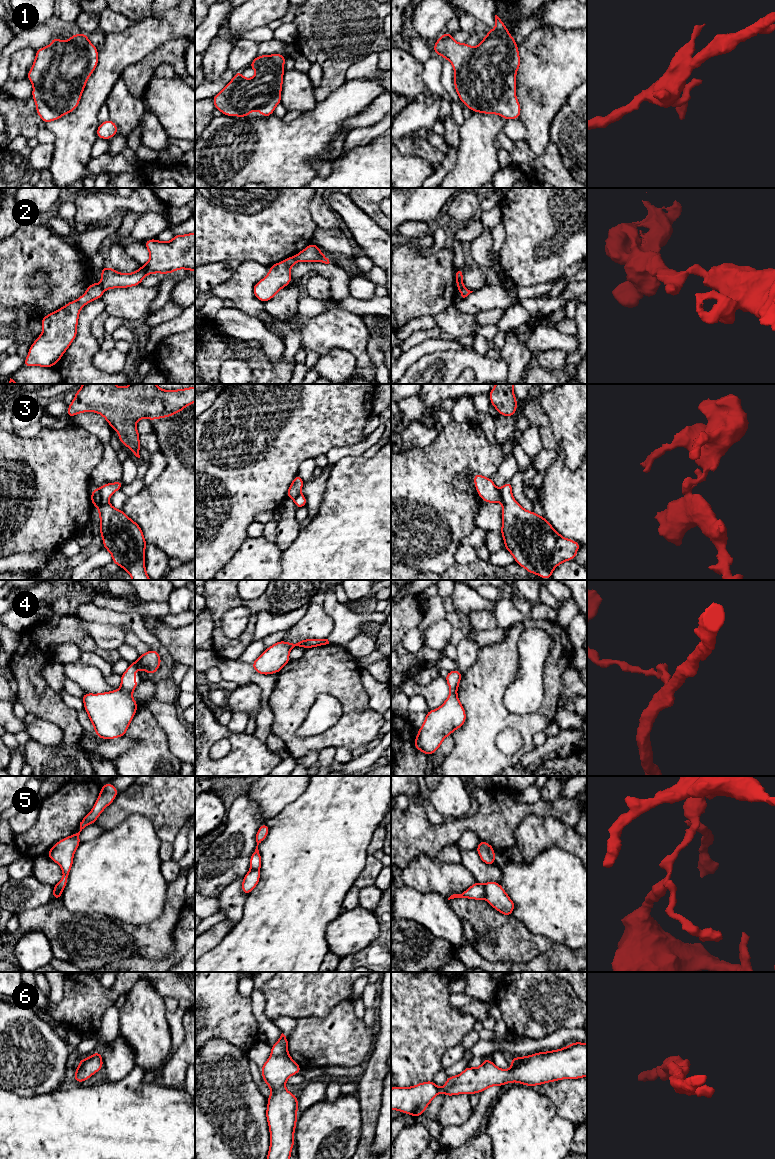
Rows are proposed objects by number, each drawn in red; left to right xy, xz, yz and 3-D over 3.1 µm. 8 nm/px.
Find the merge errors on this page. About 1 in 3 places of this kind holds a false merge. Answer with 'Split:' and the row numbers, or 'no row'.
Split: 2, 3, 4, 5

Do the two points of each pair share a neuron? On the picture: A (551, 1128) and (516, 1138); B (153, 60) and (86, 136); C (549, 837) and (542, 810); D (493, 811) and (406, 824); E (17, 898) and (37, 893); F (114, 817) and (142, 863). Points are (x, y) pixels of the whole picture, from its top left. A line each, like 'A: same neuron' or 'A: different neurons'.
A: same neuron
B: different neurons
C: different neurons
D: same neuron
E: same neuron
F: different neurons

